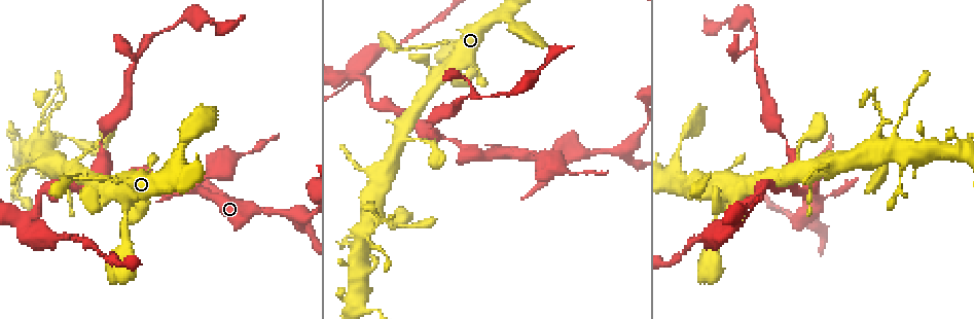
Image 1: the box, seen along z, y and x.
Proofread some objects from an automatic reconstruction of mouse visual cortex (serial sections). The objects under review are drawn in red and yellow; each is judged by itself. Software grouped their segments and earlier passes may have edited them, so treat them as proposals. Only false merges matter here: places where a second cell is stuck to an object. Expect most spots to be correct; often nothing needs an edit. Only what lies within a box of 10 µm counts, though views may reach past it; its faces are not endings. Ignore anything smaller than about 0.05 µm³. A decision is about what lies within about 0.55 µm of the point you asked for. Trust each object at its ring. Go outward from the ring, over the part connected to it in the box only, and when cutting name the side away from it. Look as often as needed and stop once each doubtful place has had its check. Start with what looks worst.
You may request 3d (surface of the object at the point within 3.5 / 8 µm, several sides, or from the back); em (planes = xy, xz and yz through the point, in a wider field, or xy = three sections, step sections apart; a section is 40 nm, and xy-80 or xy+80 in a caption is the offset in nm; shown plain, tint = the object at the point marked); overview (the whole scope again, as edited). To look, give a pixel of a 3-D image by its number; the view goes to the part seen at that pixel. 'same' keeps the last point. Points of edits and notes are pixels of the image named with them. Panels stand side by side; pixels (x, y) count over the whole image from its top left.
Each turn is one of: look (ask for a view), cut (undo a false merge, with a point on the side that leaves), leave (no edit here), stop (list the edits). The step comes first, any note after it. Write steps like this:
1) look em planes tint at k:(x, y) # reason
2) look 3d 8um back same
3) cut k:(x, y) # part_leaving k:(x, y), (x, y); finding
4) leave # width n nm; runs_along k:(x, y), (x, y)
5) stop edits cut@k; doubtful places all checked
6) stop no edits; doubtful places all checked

look 3d 8um at 1:(193, 189) # three-way junction

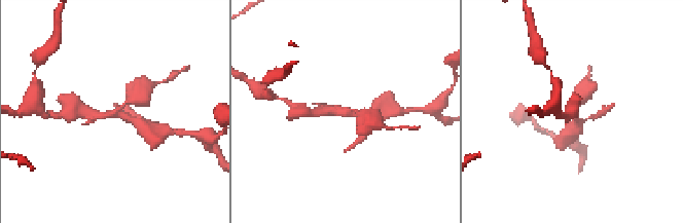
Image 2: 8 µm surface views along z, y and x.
look em planes tint same # arms 3; arm_widths 200, 250, 250 nm; now the EM

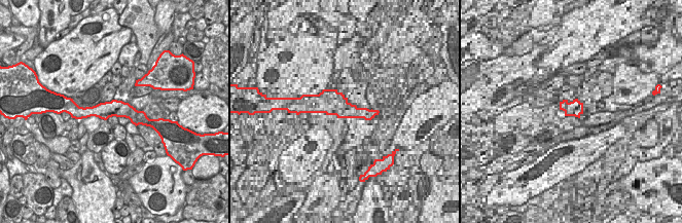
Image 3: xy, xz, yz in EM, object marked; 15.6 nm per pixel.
leave # runs_along 2:(141, 125), (124, 114), (86, 110); one cell here

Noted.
look 3d 3.5um at 1:(762, 189) # sharp bend

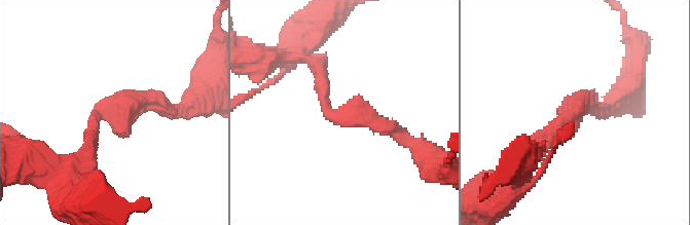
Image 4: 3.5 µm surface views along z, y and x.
look em xy step 5 tint at 4:(329, 111) # now the EM

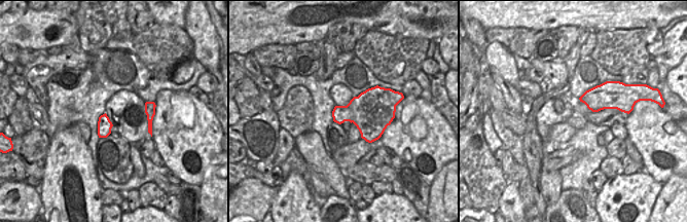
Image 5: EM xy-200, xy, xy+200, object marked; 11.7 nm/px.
leave # width 400 nm; runs_along 4:(388, 128), (325, 108), (315, 66); all the same cell

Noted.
look 3d 3.5um at 1:(357, 74) # small branch off a trunk

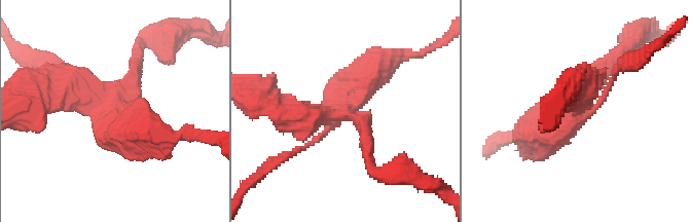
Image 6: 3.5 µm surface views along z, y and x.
look em xy step 5 tint at 6:(346, 111) # arms 4; arm_widths 100, 250, 450, 450 nm

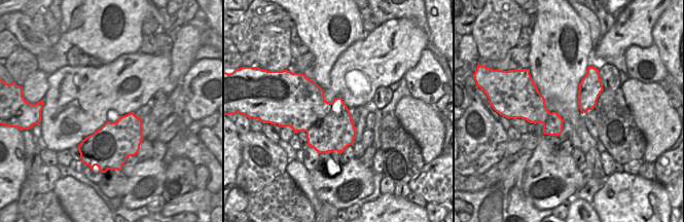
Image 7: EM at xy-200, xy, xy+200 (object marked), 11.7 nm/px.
cut 6:(341, 78) # width 550 nm; part_leaving 6:(348, 102), (378, 65), (410, 54); two cells meet here

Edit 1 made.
look 3d 8um at 1:(472, 96) # a narrow waist

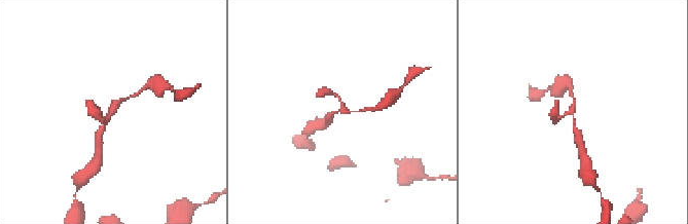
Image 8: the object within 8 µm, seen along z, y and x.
look em xy step 2 tint same # arms 3; arm_widths 100, 150, 200 nm

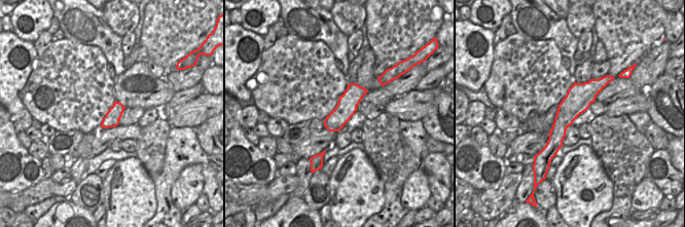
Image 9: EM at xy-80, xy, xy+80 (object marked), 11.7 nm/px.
leave # runs_along 9:(599, 81), (566, 114), (548, 152); continuous, no second cell

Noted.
look 3d 3.5um at 1:(905, 160) # three arms meet

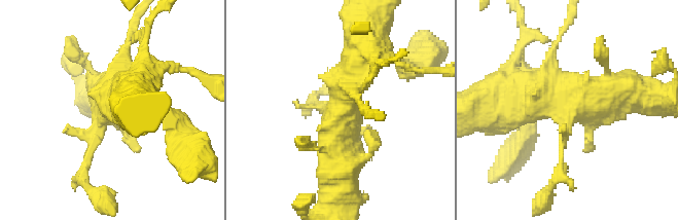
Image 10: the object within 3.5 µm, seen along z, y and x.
look em xy step 5 tint at 10:(334, 110) # need the tissue

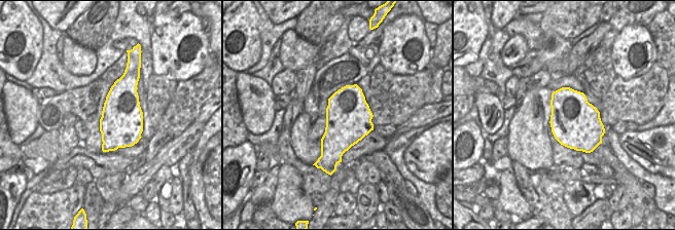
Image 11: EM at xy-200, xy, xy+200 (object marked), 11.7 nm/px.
leave # width 550 nm; runs_along 10:(127, 98), (110, 98), (82, 171); continuous, no second cell

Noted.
stop edits cut@6; doubtful places all checked

